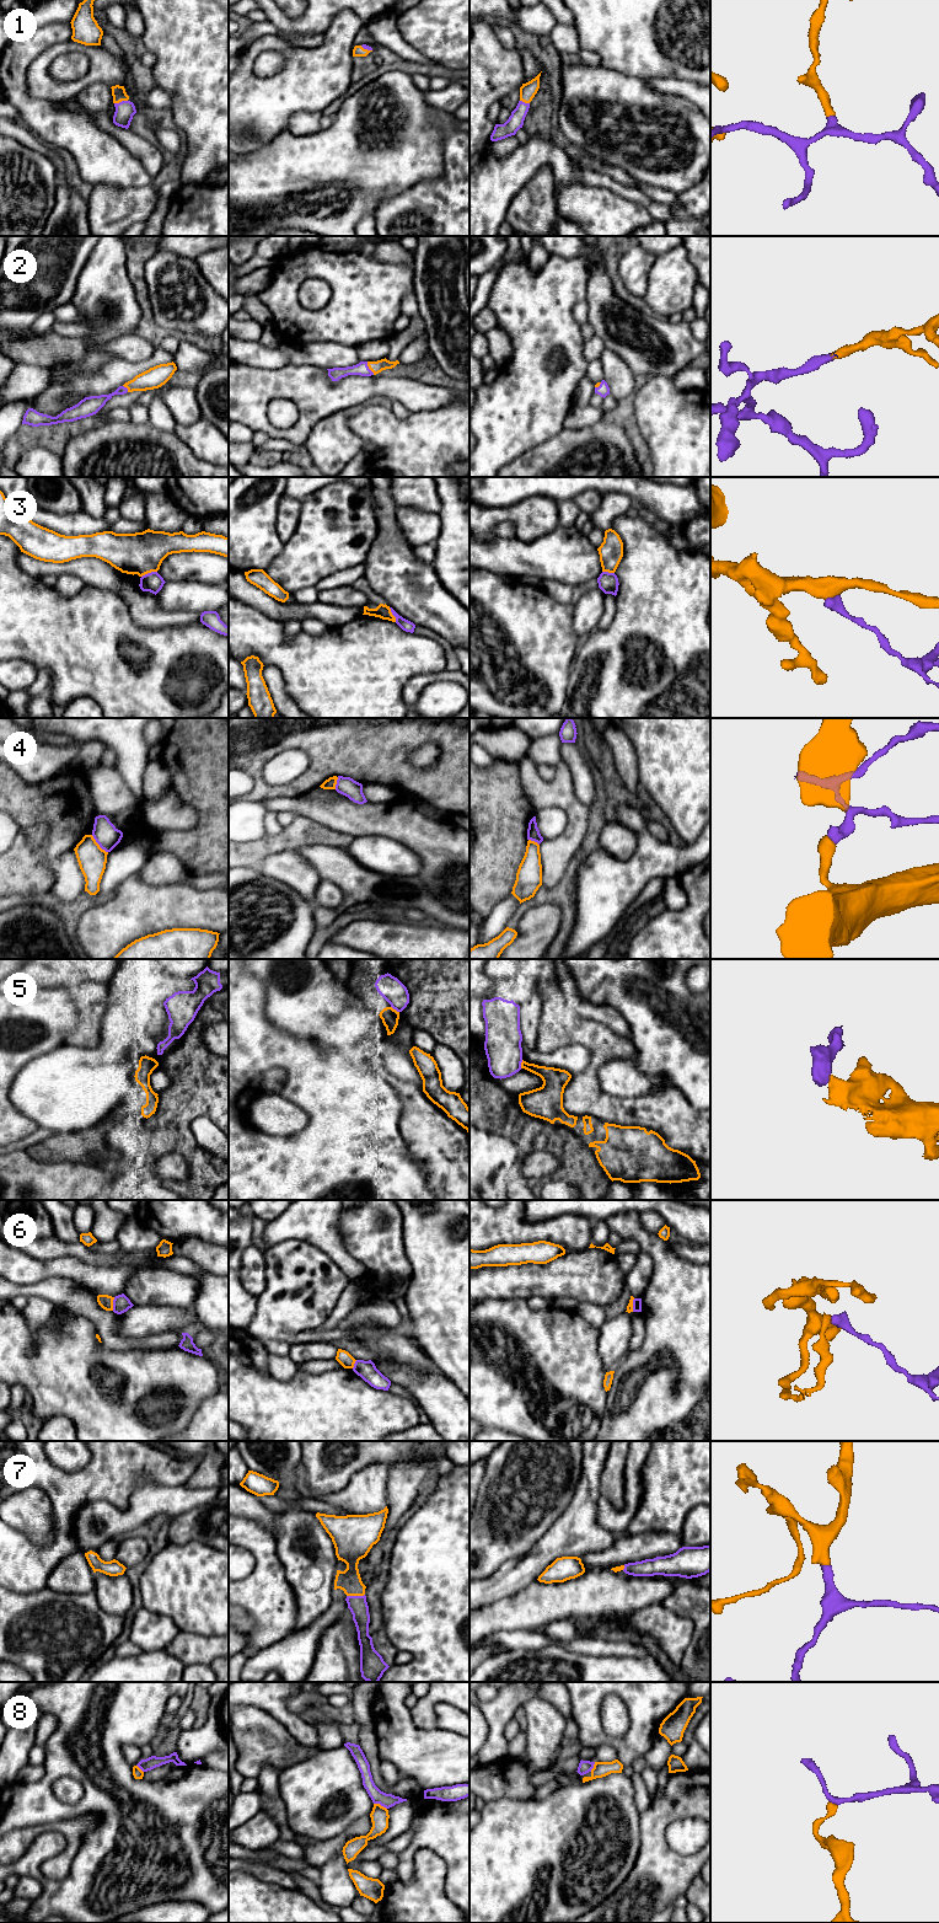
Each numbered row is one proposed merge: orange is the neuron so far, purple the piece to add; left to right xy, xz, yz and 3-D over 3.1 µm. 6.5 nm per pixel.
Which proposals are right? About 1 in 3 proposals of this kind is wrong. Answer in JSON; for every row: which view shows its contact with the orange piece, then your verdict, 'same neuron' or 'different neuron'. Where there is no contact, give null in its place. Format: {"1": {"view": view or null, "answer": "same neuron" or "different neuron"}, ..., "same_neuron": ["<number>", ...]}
{"1": {"view": "xy", "answer": "same neuron"}, "2": {"view": "xz", "answer": "same neuron"}, "3": {"view": "xy", "answer": "same neuron"}, "4": {"view": "xy", "answer": "different neuron"}, "5": {"view": "xz", "answer": "different neuron"}, "6": {"view": "xy", "answer": "different neuron"}, "7": {"view": "xz", "answer": "same neuron"}, "8": {"view": "xz", "answer": "different neuron"}, "same_neuron": ["1", "2", "3", "7"]}

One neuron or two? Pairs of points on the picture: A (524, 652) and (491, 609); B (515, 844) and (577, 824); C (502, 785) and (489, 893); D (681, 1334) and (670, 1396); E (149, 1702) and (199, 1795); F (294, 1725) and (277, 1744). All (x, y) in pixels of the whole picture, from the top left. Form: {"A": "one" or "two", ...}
{"A": "one", "B": "two", "C": "one", "D": "one", "E": "one", "F": "two"}

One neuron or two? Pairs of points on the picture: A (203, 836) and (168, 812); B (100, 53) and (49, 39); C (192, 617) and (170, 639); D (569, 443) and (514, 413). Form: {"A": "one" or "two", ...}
{"A": "two", "B": "two", "C": "two", "D": "two"}

